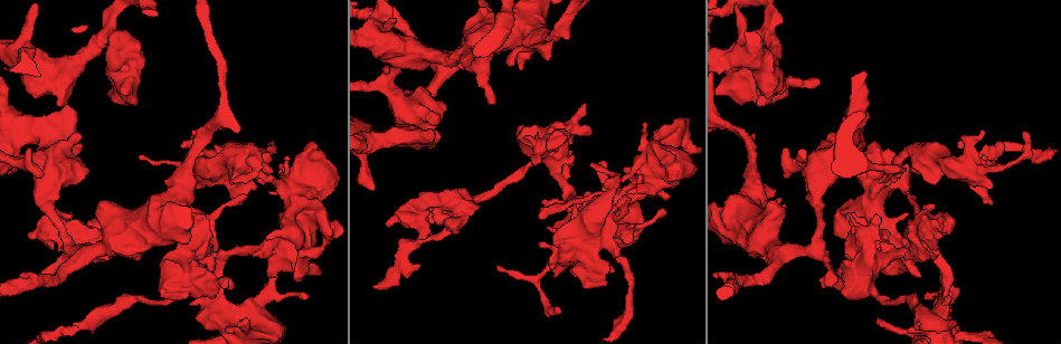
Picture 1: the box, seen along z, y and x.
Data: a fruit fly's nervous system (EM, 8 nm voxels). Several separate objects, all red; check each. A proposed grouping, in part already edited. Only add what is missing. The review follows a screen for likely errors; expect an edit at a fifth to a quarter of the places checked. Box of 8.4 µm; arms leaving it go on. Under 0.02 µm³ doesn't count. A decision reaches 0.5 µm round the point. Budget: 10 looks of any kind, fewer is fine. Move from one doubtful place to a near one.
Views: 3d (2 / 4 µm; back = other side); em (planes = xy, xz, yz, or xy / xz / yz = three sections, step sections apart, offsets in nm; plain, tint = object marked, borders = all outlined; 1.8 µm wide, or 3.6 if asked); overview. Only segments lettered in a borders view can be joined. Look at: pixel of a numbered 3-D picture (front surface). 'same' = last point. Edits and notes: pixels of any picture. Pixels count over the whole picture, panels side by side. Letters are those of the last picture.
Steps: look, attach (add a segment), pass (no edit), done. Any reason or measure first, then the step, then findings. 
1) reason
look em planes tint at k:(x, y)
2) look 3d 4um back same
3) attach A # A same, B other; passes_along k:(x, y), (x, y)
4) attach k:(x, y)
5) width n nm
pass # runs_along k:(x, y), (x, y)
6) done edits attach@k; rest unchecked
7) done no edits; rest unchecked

branch stops here
look em xy step 4 borders at 1:(29, 236)

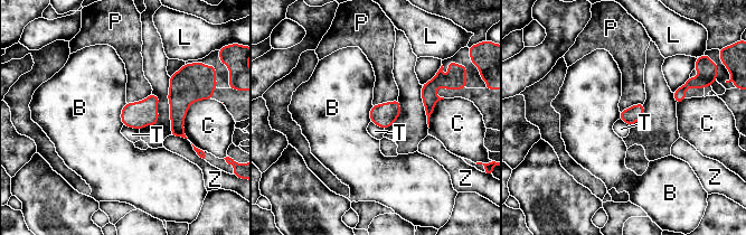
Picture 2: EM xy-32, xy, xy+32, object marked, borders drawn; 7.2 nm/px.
longest_contact C 300 nm
pass # B other, C other, L other, P other, T other, Z other; border 2:(123, 124), (139, 130); no lettered segment goes on from it

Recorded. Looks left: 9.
free end
look em planes tint at 1:(459, 221)

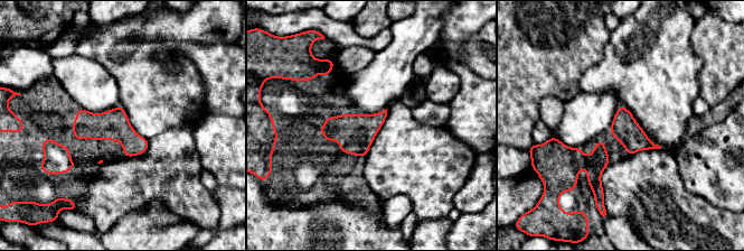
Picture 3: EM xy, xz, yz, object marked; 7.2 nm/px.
what lies round it
look em planes borders same

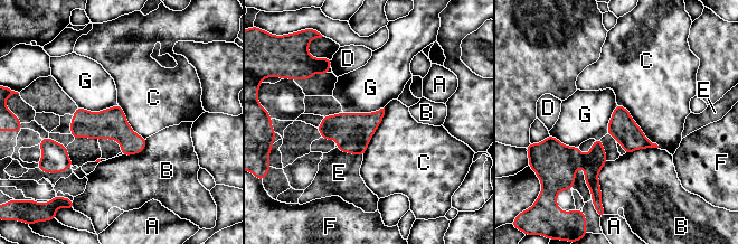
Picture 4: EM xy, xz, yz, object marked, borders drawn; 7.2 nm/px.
attach 4:(339, 172) # A other, B other, C other, D other, E same, F other, G other; passes_along 4:(352, 132), (350, 153), (339, 172); it goes on there

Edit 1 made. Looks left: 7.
look overview

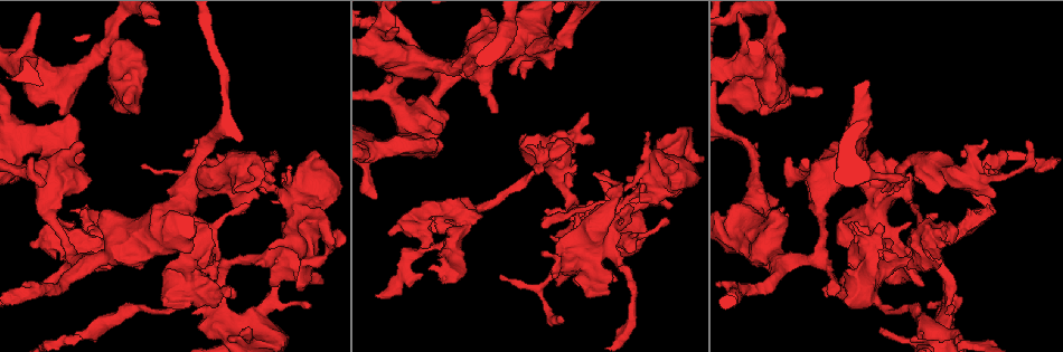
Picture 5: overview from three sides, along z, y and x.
sharp bend
look 3d 4um at 5:(277, 263)

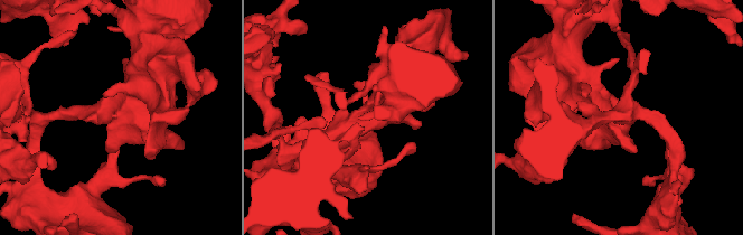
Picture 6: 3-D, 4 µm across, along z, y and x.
look em yz step 4 tint at 6:(371, 122)

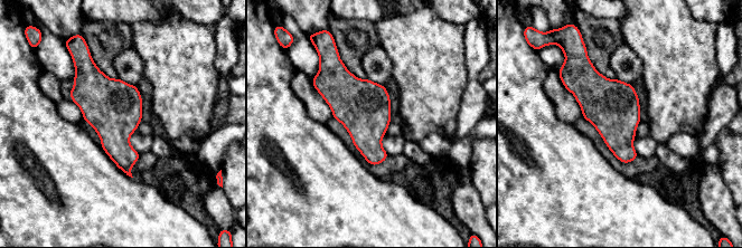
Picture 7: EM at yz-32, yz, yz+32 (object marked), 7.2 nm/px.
look em planes borders same

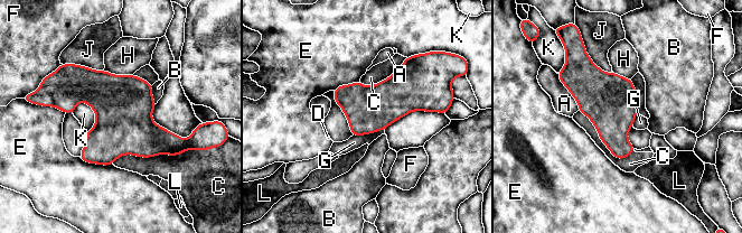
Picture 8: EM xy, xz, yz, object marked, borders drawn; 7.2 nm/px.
longest_contact C 550 nm
pass # A other, B other, C other, D other, E other, F other, G other, H other, J other, K other, L other; no lettered segment goes on from it

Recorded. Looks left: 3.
stops while still wide
look em yz step 16 borders at 5:(777, 204)

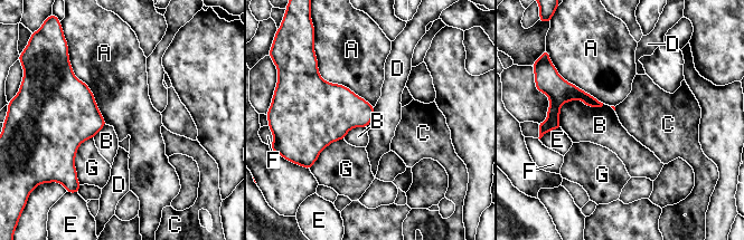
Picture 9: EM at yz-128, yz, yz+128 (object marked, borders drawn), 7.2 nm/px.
pass # A other, B other, C other, D other, E other, F other, G other; none of them fits

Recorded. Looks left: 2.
done edits attach@4; rest unchecked

